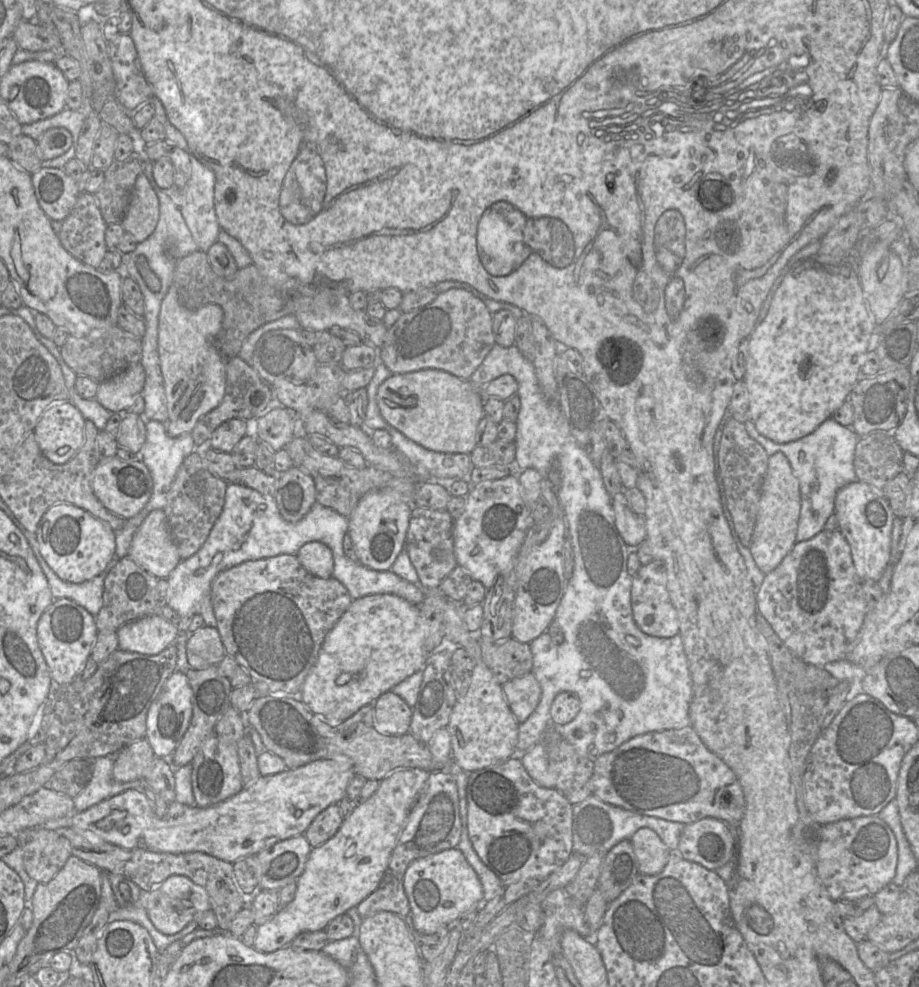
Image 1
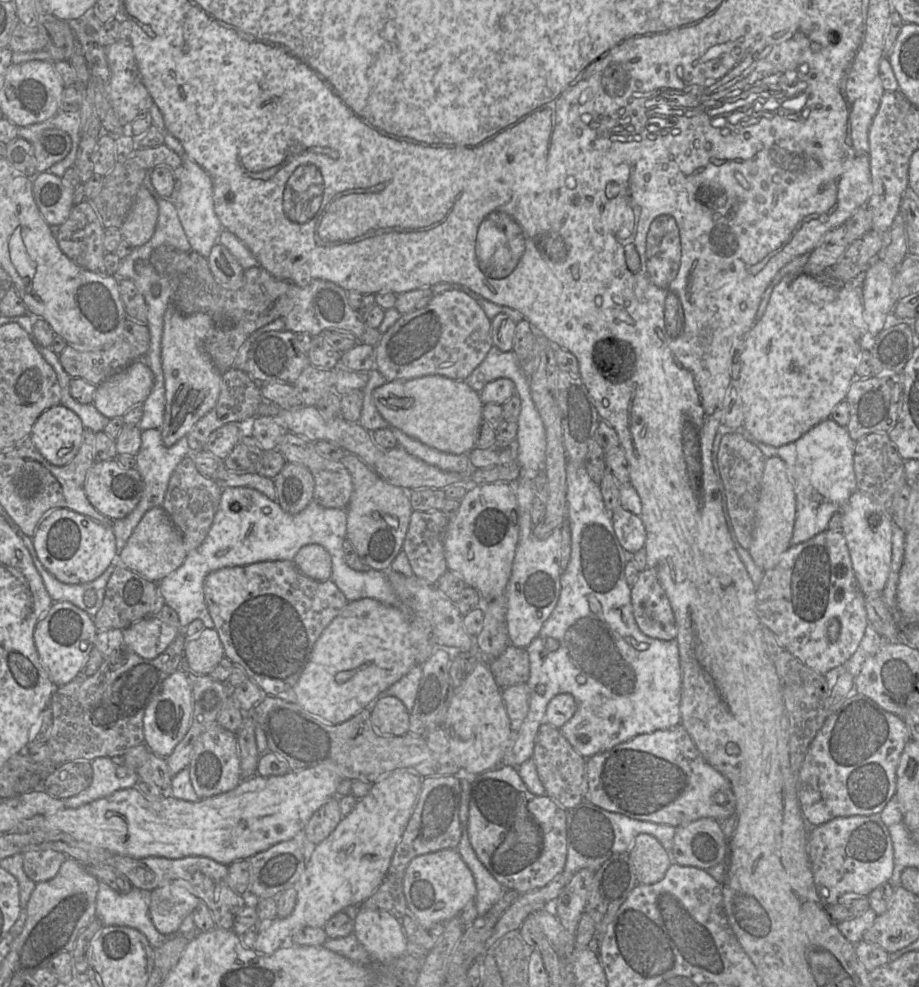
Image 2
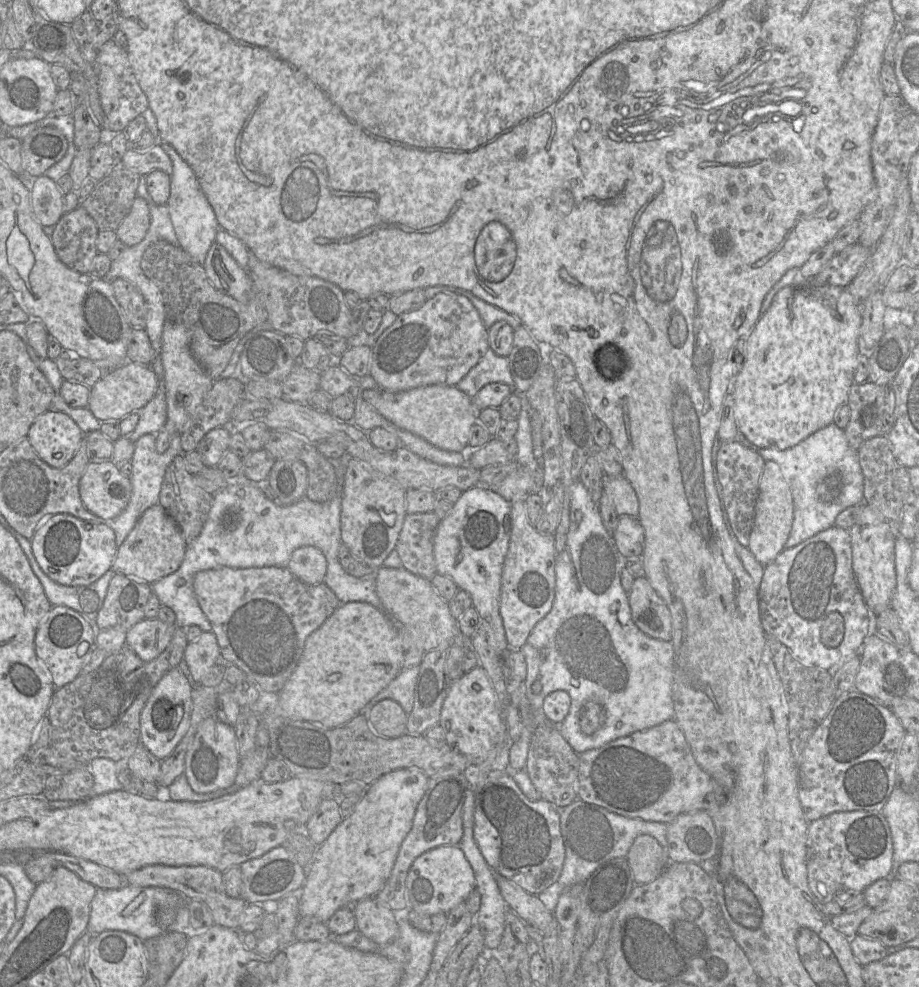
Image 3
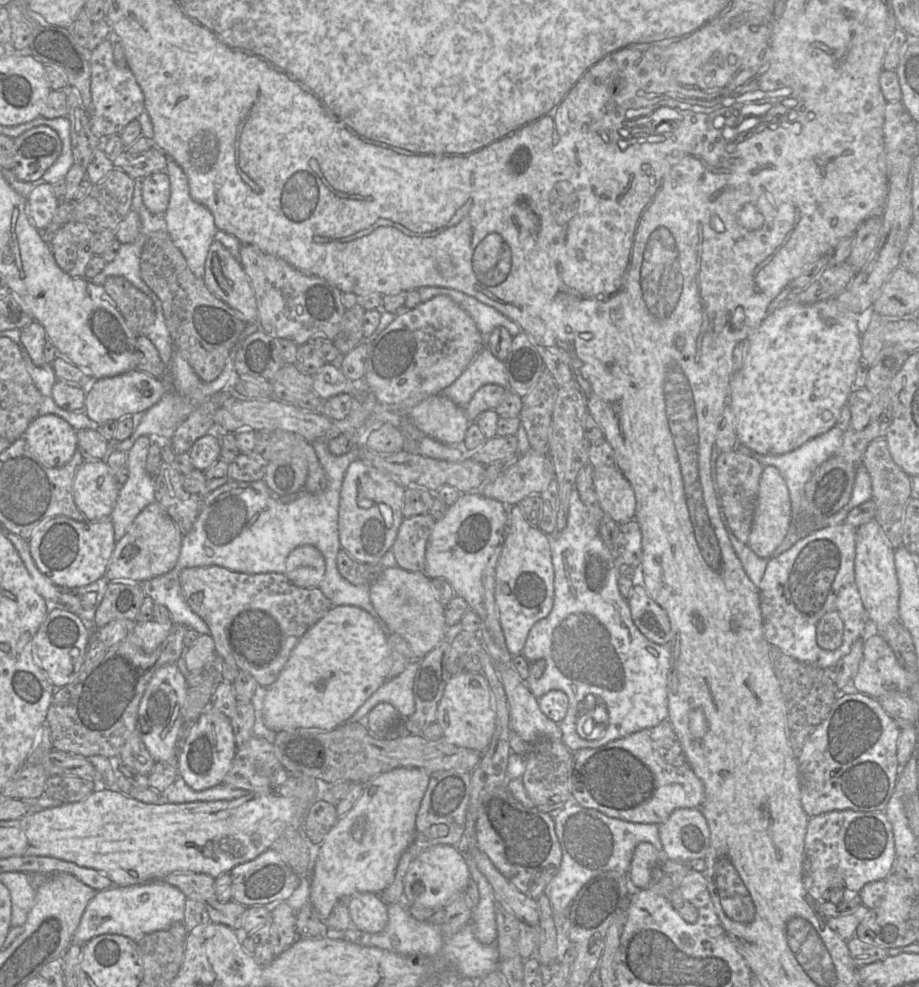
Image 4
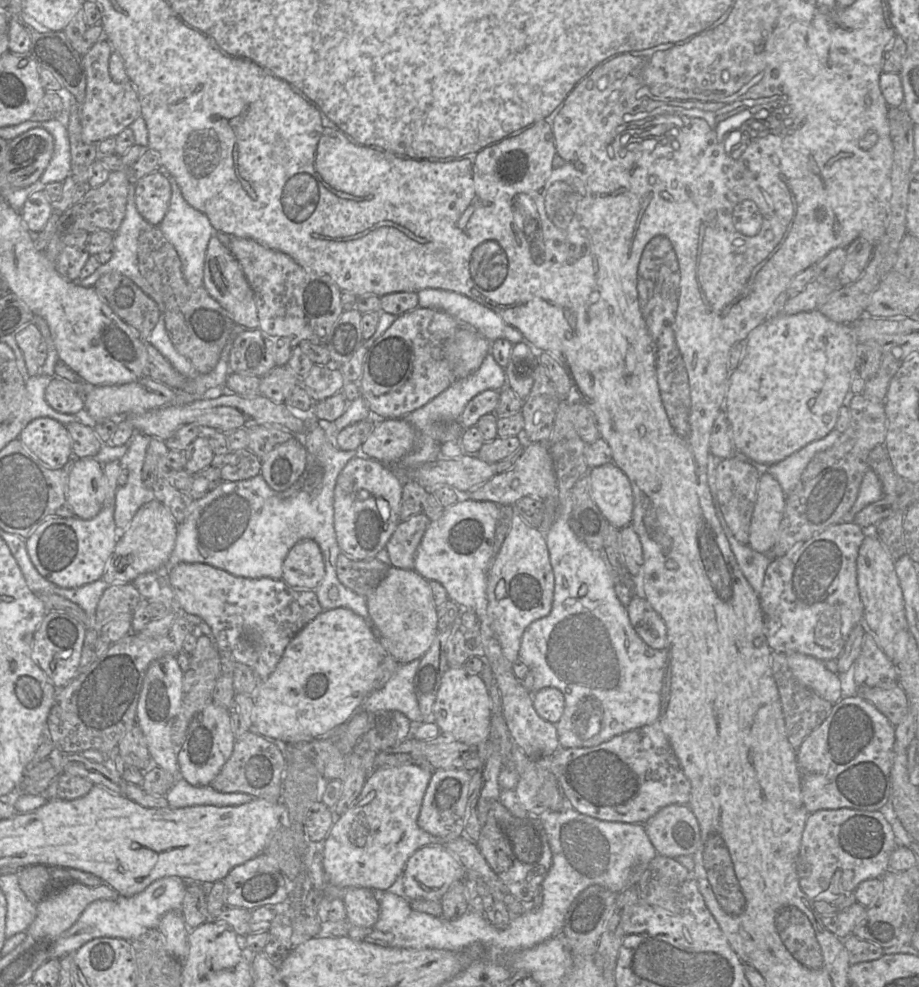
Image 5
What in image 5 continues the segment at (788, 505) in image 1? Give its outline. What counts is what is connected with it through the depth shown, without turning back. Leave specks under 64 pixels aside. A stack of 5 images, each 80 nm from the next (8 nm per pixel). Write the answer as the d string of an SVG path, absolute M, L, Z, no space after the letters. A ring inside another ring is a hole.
M769 473L762 474L750 524L748 545L751 549L770 553L777 539L785 503L786 495L776 478Z

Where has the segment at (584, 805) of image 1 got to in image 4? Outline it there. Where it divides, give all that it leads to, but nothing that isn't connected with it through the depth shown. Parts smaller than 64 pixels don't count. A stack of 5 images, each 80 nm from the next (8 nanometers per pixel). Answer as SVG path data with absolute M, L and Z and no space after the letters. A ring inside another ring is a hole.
M575 802L549 814L553 817L562 850L560 868L544 891L553 914L566 913L568 916L569 907L580 889L599 874L606 871L628 874L633 852L639 843L649 842L659 852L663 851L657 824L633 823L611 818Z

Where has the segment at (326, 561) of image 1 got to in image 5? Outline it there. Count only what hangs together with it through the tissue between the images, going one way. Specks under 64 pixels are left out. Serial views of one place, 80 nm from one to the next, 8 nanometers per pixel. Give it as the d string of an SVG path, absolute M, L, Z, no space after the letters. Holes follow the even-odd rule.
M304 539L296 543L283 563L282 579L299 590L314 590L325 575L324 557L318 543Z

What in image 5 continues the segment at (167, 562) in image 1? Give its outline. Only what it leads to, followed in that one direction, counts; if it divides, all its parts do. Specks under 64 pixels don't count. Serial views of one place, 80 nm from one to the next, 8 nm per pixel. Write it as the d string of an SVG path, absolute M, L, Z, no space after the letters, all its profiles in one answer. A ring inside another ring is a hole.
M153 499L141 506L124 533L118 534L115 549L109 558L102 579L108 584L132 583L139 575L162 567L174 550L178 532L170 510Z

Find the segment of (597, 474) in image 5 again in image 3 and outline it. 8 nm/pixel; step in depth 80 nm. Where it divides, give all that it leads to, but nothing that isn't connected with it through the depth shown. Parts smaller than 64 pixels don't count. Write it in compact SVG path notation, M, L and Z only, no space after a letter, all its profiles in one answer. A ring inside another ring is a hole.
M624 475L617 477L605 476L603 492L612 501L618 516L638 518L639 501L636 492Z

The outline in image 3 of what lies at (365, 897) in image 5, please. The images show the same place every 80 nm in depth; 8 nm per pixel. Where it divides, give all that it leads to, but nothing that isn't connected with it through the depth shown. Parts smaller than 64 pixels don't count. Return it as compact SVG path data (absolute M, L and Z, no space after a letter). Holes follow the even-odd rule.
M375 897L358 901L353 913L356 929L373 942L384 945L398 936L396 912L378 902Z

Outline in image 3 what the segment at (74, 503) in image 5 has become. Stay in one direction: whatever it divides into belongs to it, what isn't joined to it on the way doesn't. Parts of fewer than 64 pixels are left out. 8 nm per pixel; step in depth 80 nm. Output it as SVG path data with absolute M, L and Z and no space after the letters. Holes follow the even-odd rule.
M114 461L90 462L80 479L79 493L89 512L105 521L114 520L127 507L132 484Z

